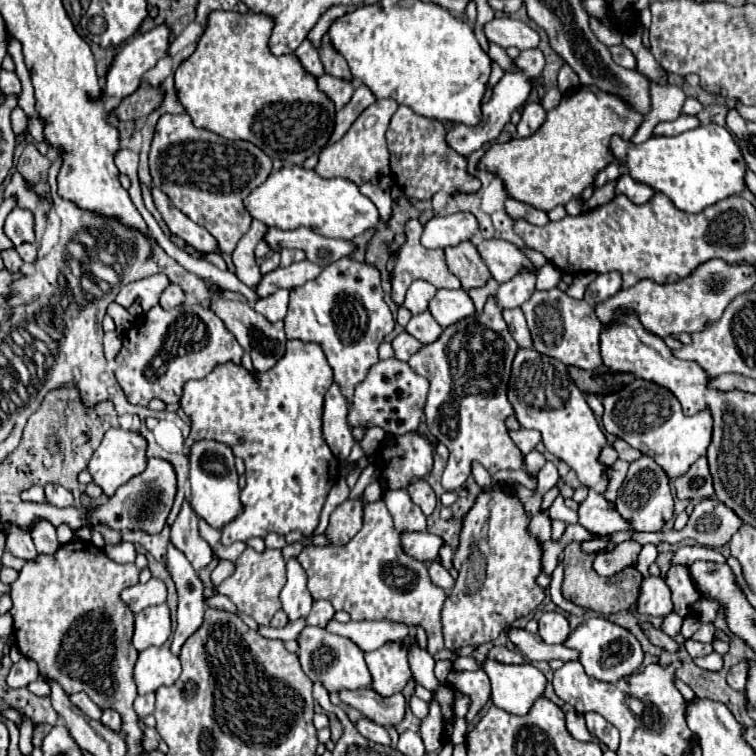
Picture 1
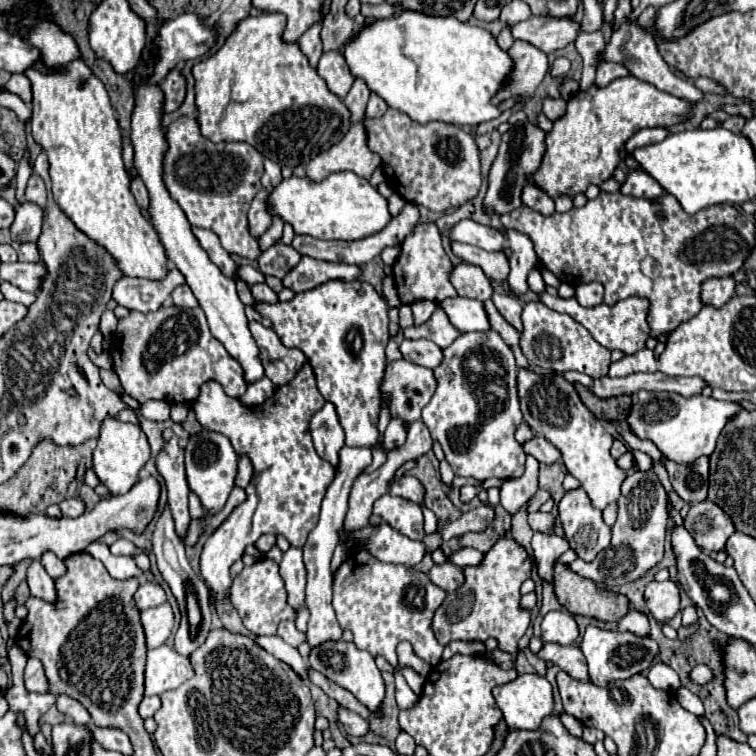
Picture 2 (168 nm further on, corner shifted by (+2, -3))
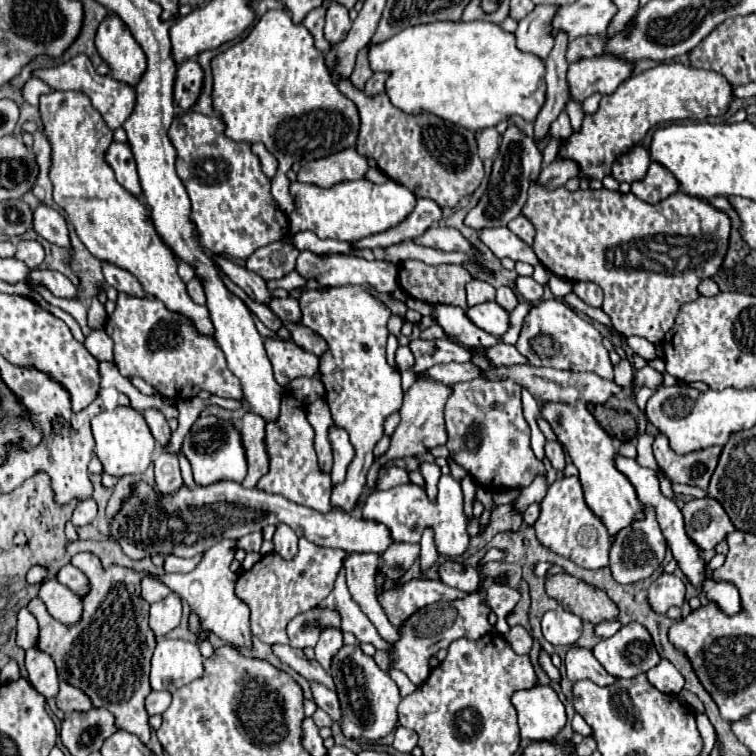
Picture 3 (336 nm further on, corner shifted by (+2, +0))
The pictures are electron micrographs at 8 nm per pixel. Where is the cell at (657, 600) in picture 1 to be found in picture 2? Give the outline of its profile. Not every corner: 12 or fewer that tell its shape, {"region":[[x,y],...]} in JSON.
{"region":[[649,582],[645,602],[657,622],[679,612],[675,582]]}

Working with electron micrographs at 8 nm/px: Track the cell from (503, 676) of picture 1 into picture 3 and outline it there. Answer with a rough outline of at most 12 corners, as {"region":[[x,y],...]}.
{"region":[[549,685],[511,701],[523,739],[549,741],[565,727],[565,705]]}

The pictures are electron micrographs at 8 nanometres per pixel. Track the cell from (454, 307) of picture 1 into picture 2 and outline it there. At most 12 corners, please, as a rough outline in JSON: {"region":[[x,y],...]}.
{"region":[[445,298],[439,306],[459,332],[485,332],[483,302]]}

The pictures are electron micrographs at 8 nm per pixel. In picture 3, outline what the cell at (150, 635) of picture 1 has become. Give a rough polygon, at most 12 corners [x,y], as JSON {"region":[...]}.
{"region":[[181,597],[151,605],[151,629],[165,637],[181,623]]}

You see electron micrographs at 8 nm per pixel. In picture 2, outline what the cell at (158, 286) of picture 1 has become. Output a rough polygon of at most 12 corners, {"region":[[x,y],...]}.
{"region":[[123,276],[113,300],[129,310],[155,312],[185,278],[165,280]]}

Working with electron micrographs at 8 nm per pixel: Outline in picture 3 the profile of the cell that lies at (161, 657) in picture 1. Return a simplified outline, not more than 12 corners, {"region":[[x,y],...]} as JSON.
{"region":[[163,639],[151,687],[177,691],[203,675],[197,643]]}

